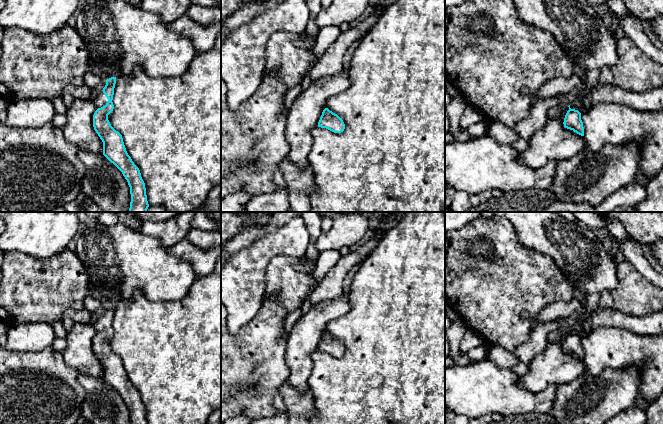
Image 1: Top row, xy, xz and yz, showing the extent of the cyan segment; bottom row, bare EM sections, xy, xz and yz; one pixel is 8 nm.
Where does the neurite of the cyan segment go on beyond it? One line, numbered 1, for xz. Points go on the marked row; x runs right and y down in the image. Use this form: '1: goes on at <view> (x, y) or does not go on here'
1: does not go on here

